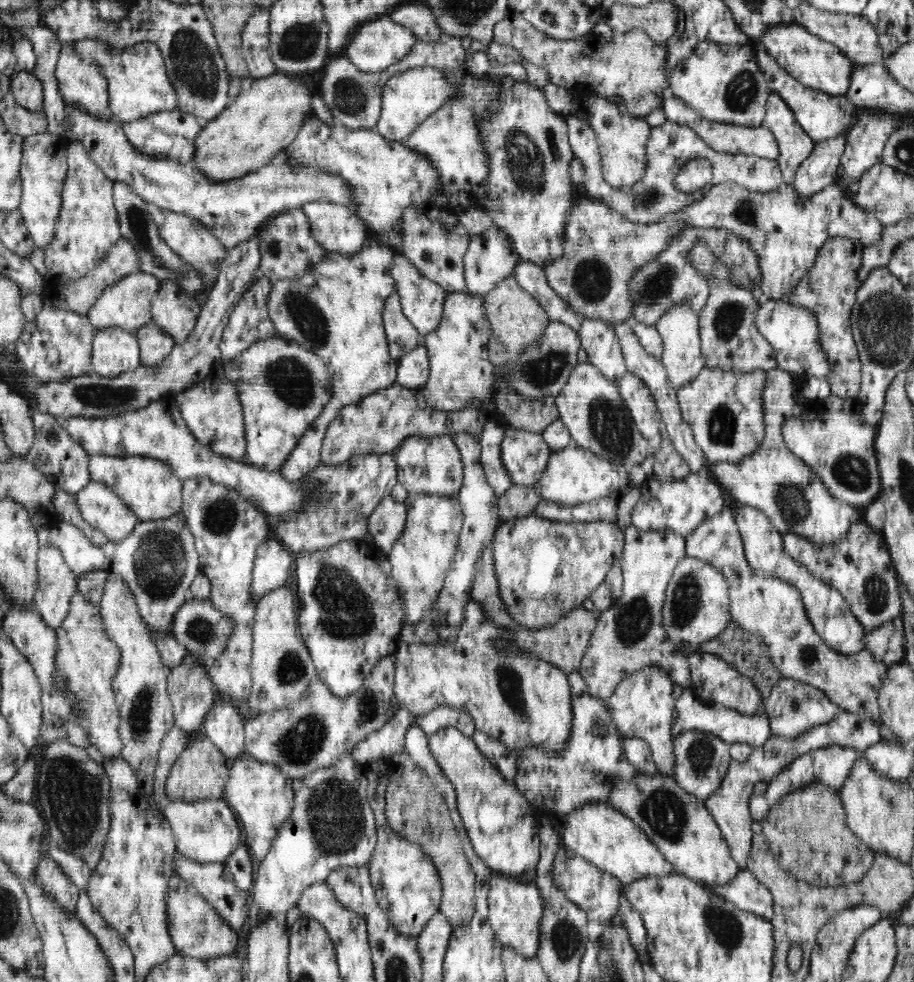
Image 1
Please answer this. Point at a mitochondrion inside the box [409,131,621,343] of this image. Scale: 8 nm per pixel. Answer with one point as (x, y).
(592, 279)

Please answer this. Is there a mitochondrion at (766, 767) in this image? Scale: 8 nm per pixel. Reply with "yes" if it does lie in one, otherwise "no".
no

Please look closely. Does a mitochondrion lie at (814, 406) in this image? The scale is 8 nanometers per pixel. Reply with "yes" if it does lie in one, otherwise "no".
no

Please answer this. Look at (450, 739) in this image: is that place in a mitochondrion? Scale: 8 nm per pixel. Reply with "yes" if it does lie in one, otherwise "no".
no

